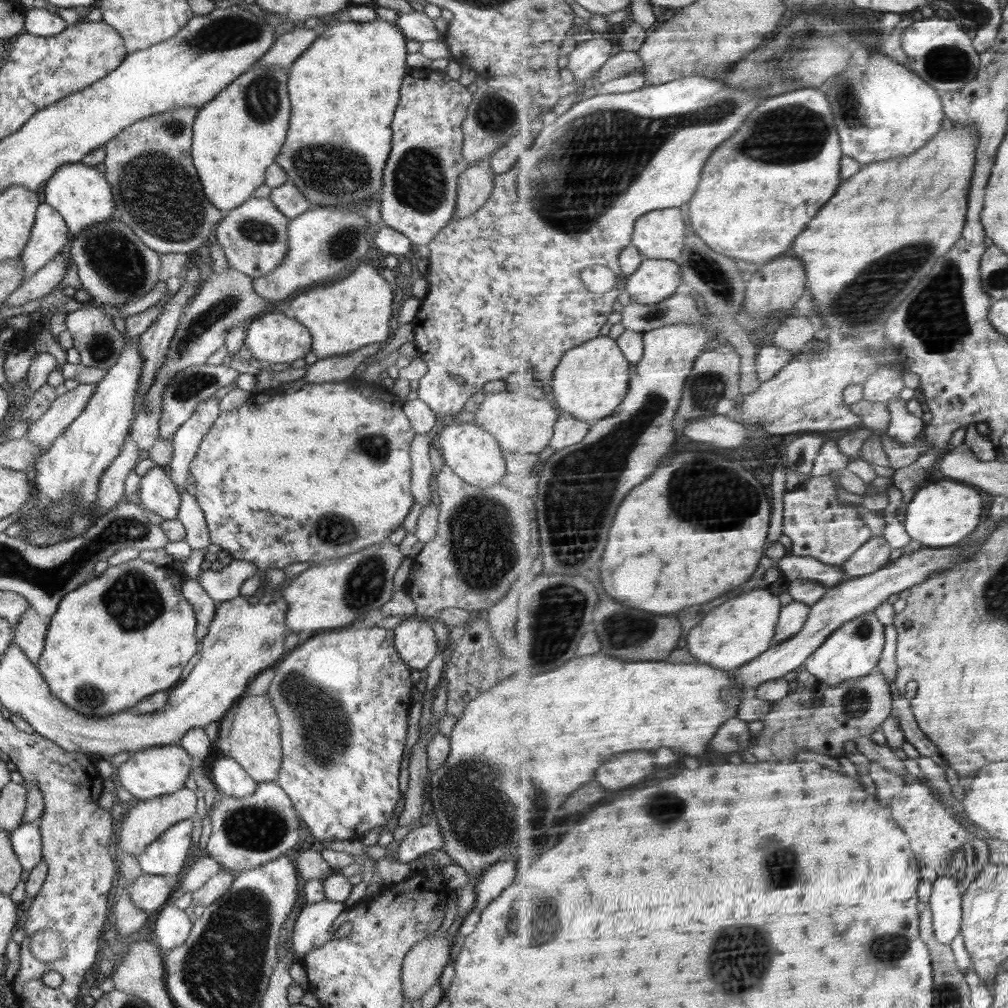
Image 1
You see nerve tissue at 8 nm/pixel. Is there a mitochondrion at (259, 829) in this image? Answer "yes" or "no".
yes

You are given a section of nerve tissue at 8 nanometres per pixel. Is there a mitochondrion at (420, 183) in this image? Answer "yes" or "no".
yes

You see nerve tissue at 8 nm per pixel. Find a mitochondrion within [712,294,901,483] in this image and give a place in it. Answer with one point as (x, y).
(800, 458)

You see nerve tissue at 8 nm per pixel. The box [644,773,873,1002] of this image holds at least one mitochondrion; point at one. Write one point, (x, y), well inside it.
(741, 958)

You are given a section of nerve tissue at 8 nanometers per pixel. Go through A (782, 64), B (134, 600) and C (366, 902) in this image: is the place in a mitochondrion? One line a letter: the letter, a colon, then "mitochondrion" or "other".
A: mitochondrion
B: mitochondrion
C: other

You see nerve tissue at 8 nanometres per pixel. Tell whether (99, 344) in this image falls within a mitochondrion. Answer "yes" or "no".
yes

